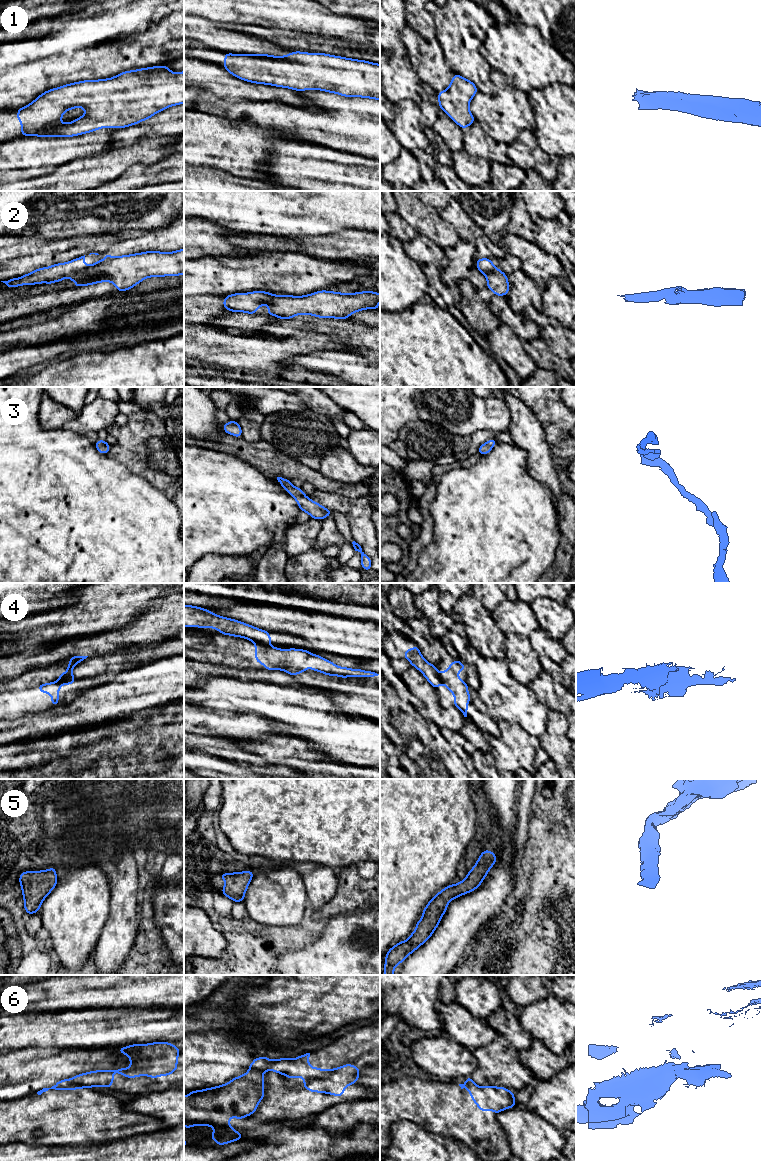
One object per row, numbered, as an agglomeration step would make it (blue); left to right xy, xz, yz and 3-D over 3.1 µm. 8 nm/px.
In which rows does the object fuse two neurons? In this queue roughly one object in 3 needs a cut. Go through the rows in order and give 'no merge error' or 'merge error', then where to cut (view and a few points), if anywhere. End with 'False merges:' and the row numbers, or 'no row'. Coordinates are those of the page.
1: no merge error | no cut
2: no merge error | no cut
3: no merge error | no cut
4: merge error | xy (71, 669), (65, 678), (59, 680)
5: no merge error | no cut
6: merge error | xz (278, 1059), (272, 1060), (269, 1063), (269, 1069)
False merges: 4, 6

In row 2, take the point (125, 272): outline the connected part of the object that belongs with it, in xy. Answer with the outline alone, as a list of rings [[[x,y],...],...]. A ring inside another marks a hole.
[[[184,248],[173,252],[145,251],[143,253],[129,254],[123,256],[110,256],[105,253],[103,260],[87,266],[84,263],[85,255],[69,262],[54,264],[49,267],[39,268],[19,278],[1,281],[8,287],[22,285],[35,285],[41,283],[59,282],[69,277],[75,281],[74,288],[79,286],[93,285],[100,282],[112,282],[118,292],[126,291],[149,277],[180,276],[184,274]]]

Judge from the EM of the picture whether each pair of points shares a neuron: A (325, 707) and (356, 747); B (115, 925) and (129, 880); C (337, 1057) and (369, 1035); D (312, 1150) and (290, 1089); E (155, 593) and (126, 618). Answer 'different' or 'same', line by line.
A: same
B: same
C: same
D: different
E: same

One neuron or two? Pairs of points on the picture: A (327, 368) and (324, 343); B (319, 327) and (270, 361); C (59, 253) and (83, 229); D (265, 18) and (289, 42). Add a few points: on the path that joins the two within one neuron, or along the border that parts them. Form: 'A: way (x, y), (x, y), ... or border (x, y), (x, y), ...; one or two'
A: border (347, 349), (326, 349), (302, 355); two
B: border (288, 336), (318, 332), (334, 339); two
C: border (99, 233), (55, 238), (53, 240); two
D: border (257, 27), (268, 27), (284, 35), (303, 37); two

